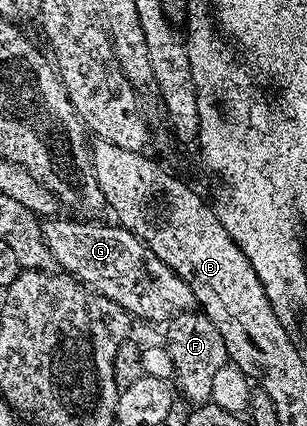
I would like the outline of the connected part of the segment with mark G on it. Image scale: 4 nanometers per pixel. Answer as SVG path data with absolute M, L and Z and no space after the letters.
M47 218L42 221L43 242L47 246L50 259L55 260L60 269L74 276L81 284L86 284L93 292L117 302L132 317L143 320L172 320L177 314L192 311L196 307L195 295L181 277L157 254L145 247L142 240L128 228L120 228L114 223L88 222L82 218Z

